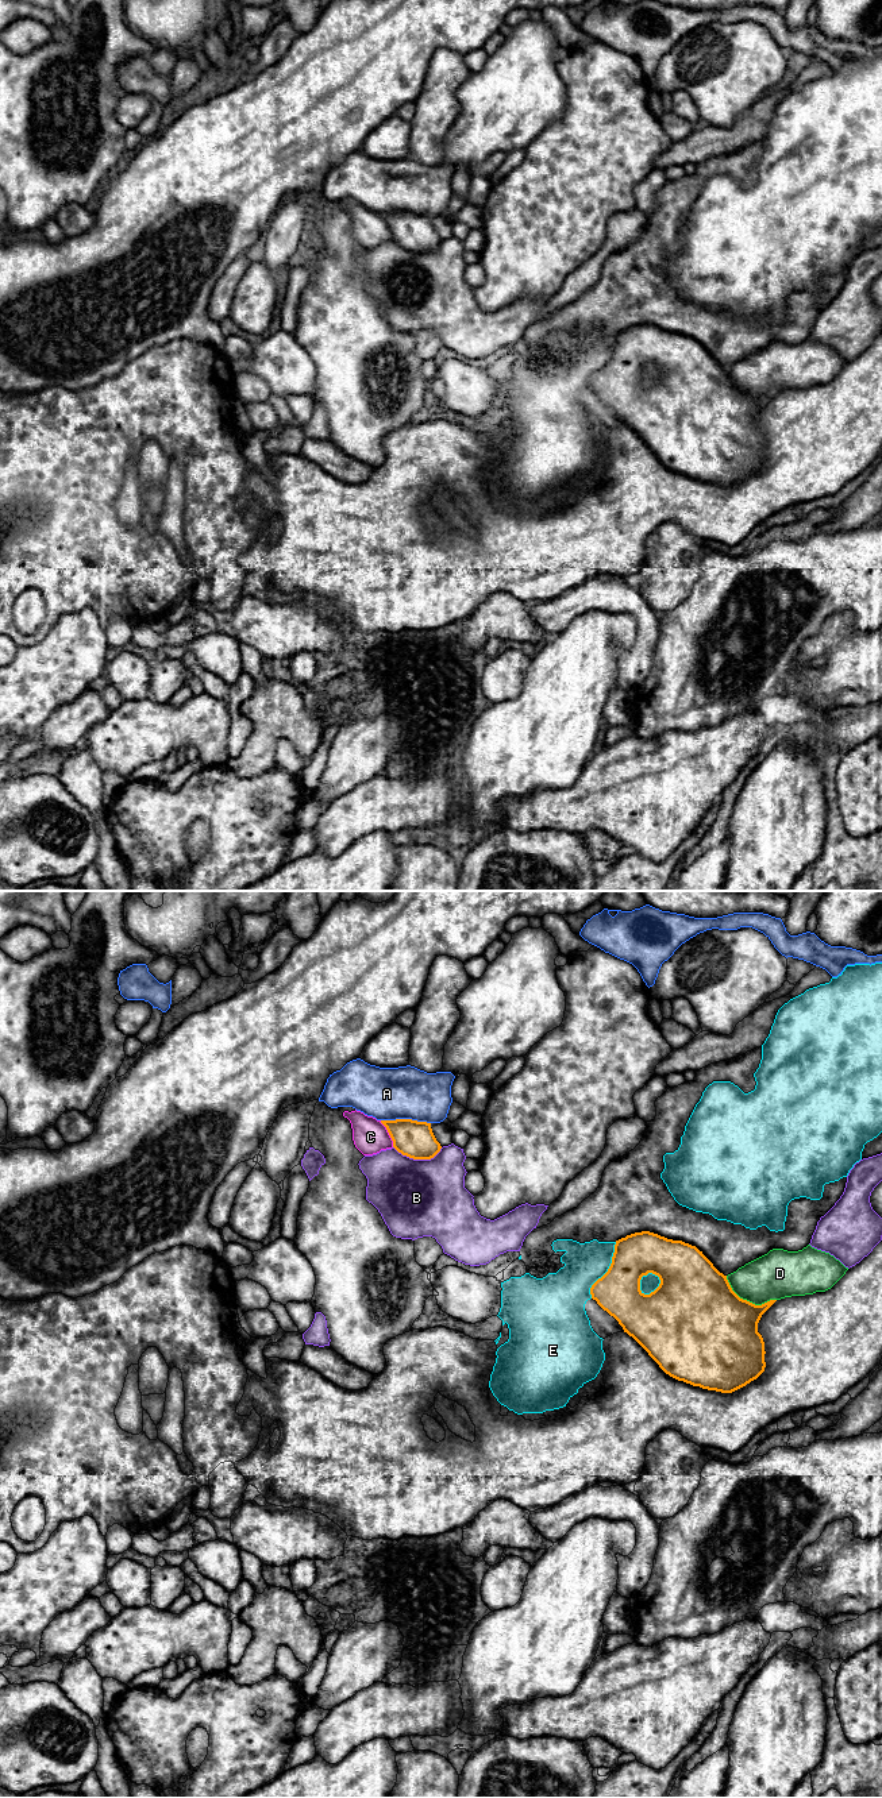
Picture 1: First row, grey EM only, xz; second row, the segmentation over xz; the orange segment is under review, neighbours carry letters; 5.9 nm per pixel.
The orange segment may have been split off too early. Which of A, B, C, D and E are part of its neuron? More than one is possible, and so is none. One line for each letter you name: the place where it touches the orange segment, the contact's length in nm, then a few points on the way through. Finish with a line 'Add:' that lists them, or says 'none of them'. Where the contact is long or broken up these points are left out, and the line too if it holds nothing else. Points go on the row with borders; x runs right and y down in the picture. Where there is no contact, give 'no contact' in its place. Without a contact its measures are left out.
Add: none of them

